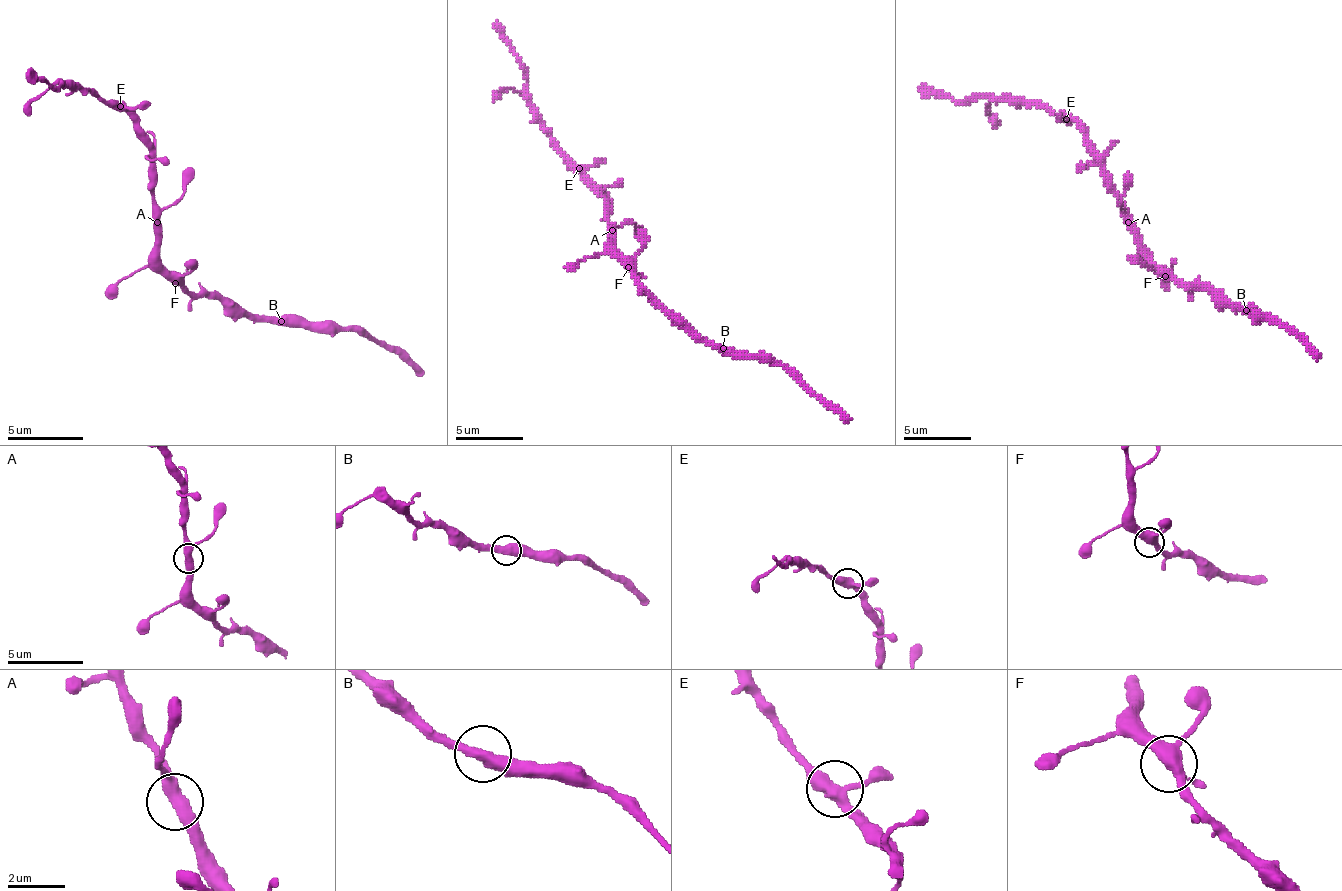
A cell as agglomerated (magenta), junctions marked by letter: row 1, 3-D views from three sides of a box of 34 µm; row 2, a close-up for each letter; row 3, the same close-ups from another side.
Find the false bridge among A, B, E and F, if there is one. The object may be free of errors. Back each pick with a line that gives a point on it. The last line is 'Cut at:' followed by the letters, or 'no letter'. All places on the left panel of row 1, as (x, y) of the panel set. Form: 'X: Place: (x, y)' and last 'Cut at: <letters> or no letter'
Cut at: no letter

